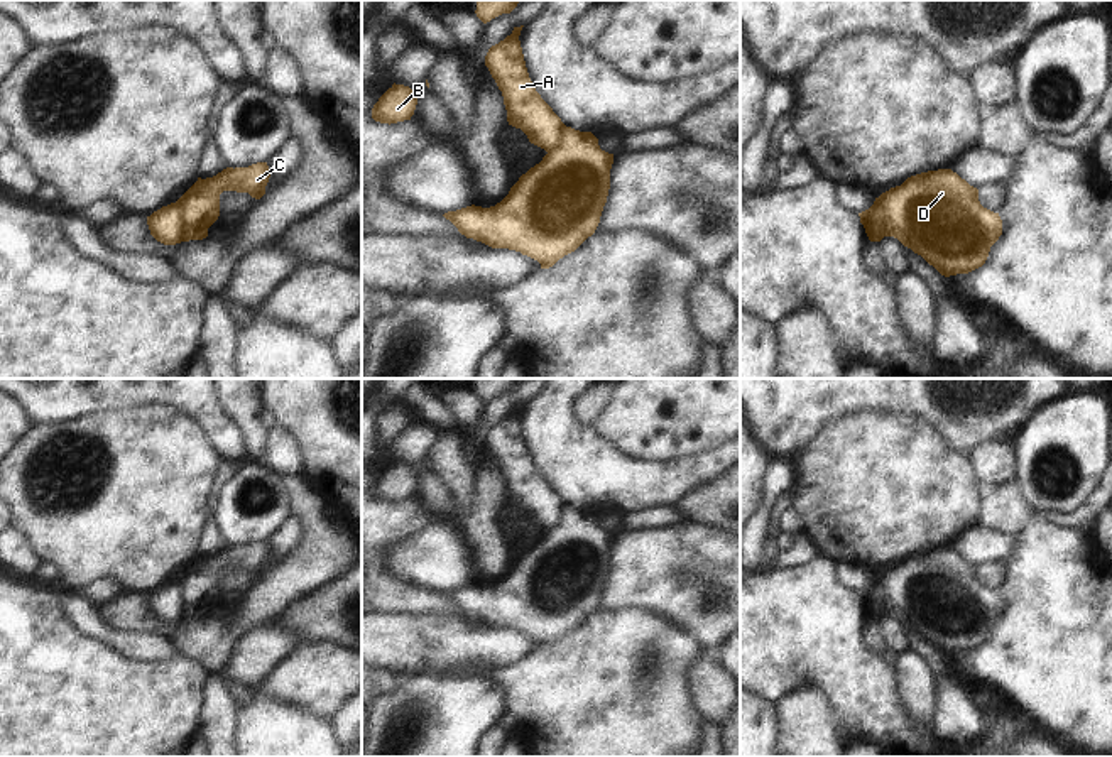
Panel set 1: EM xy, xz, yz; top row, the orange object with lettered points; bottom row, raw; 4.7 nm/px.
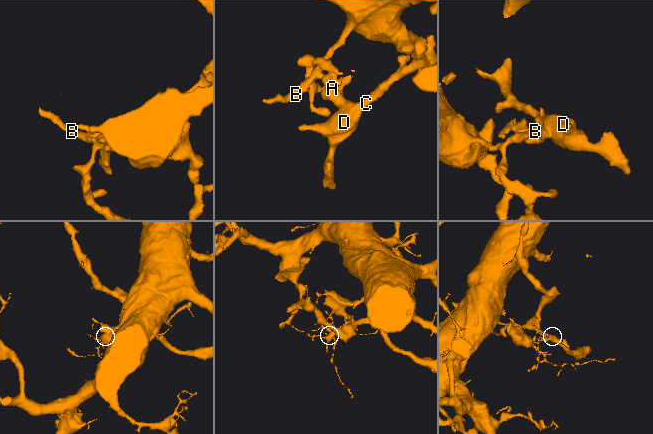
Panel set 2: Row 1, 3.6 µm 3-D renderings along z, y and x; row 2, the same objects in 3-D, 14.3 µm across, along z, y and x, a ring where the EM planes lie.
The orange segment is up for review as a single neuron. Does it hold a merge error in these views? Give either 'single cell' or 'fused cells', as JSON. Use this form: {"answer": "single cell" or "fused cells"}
{"answer": "fused cells"}

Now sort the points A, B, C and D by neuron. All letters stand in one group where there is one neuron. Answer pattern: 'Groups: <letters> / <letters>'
Groups: A B / C D.

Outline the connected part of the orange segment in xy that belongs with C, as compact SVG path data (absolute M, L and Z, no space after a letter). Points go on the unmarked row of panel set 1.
M257 541L248 546L226 546L213 556L198 556L176 580L184 603L184 620L208 615L208 607L220 595L220 573L223 569L248 571L252 576L260 578L265 573L269 556L267 541Z

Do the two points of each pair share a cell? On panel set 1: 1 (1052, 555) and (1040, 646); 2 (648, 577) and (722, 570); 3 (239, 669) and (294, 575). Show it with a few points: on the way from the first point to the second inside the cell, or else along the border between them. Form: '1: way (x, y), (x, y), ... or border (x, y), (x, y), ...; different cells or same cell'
1: way (1052, 577), (1052, 624); same cell
2: way (666, 573), (703, 573); same cell
3: border (276, 617), (250, 627), (234, 644); different cells

